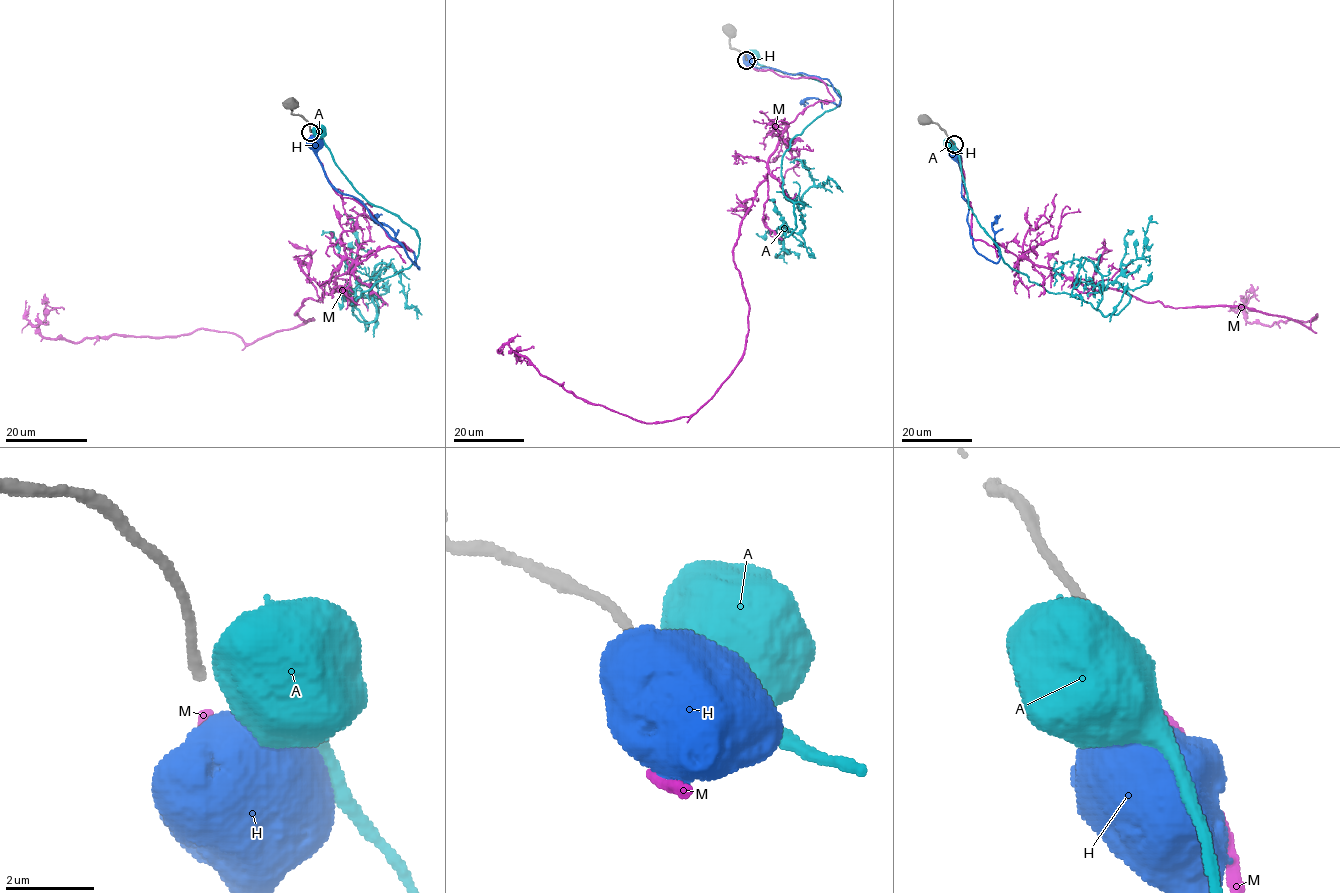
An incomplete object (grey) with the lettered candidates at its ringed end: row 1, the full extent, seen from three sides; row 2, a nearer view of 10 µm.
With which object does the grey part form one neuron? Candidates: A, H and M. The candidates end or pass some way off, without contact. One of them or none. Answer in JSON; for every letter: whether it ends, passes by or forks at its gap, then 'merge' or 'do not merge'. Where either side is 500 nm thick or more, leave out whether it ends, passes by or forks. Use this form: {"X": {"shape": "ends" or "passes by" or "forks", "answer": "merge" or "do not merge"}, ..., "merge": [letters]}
{"A": {"answer": "do not merge"}, "H": {"answer": "do not merge"}, "M": {"shape": "ends", "answer": "merge"}, "merge": ["M"]}

